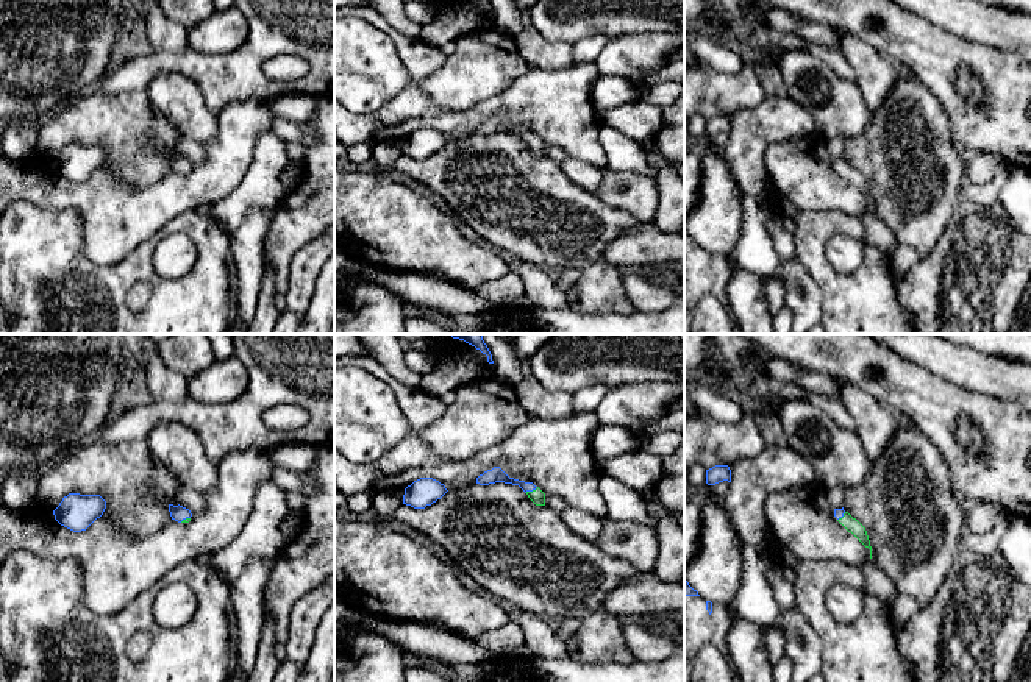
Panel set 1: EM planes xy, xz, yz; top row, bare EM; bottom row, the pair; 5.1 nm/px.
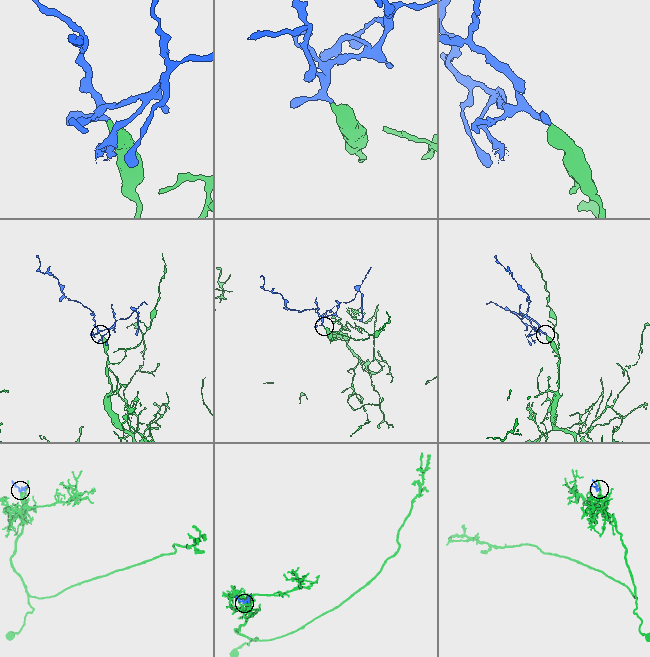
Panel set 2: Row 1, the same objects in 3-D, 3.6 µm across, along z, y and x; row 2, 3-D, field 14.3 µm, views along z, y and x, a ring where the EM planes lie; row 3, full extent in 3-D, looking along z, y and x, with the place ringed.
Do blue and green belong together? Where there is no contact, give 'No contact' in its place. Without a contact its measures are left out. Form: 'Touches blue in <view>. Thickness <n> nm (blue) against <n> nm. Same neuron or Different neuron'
Touches blue in xz. Thickness 80 nm (blue) against 80 nm. Same neuron

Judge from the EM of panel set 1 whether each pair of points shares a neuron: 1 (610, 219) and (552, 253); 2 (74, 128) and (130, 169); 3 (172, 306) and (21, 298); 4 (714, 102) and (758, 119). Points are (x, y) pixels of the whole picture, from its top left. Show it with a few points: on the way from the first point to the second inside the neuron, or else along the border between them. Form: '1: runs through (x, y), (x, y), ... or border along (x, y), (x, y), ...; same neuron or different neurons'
1: runs through (595, 225), (578, 227), (566, 239); same neuron
2: runs through (89, 128), (96, 128), (121, 153); same neuron
3: runs through (135, 317), (111, 301), (69, 297), (58, 286); same neuron
4: border along (766, 95), (758, 105), (738, 110), (728, 116); different neurons

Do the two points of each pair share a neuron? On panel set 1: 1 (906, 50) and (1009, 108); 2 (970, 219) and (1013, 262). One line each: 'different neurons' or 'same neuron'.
1: same neuron
2: same neuron

